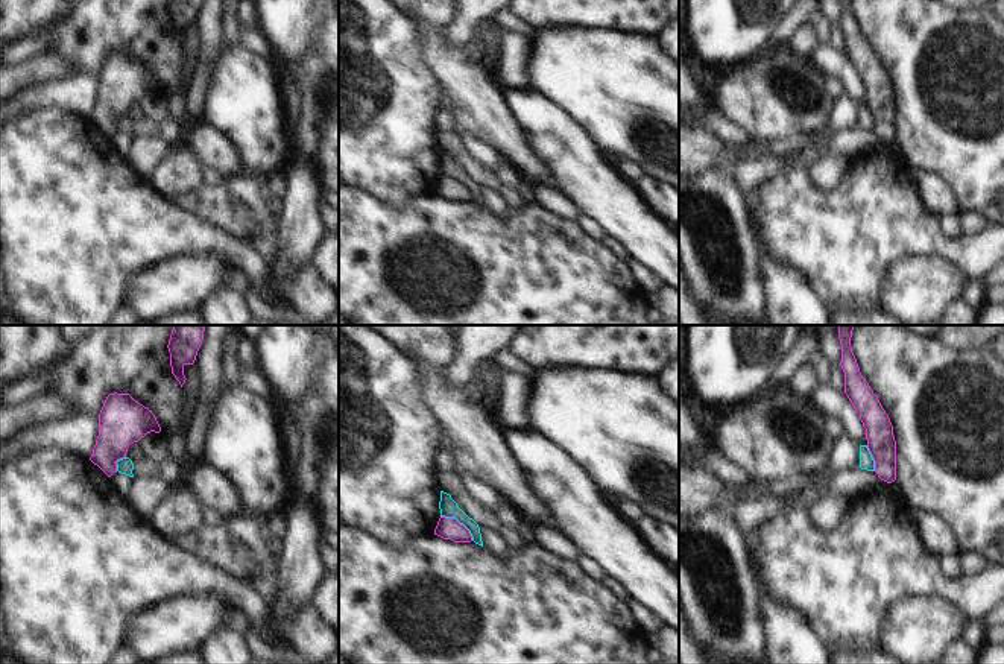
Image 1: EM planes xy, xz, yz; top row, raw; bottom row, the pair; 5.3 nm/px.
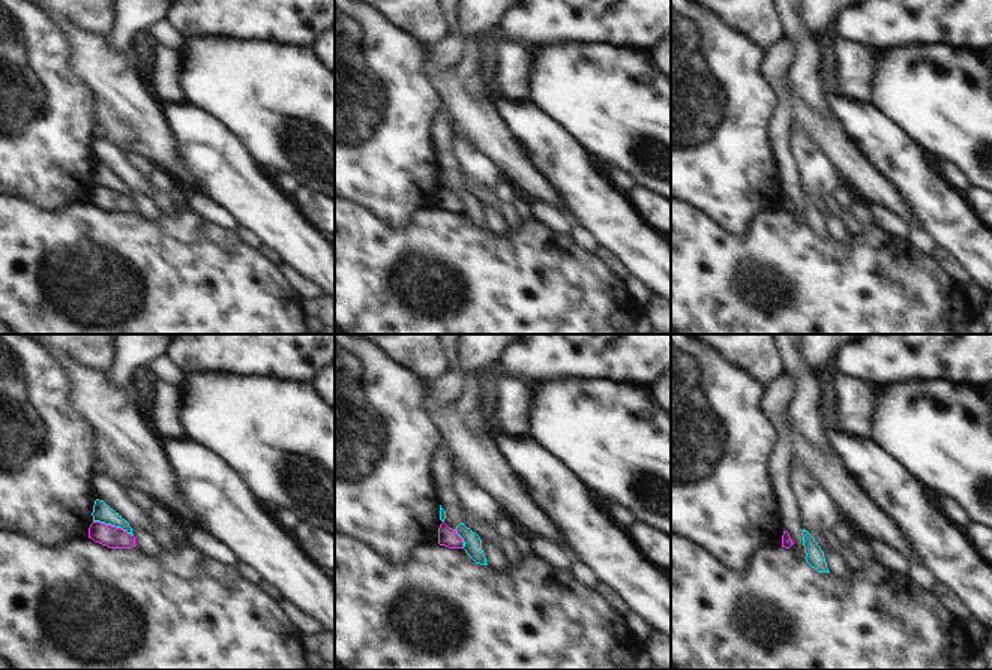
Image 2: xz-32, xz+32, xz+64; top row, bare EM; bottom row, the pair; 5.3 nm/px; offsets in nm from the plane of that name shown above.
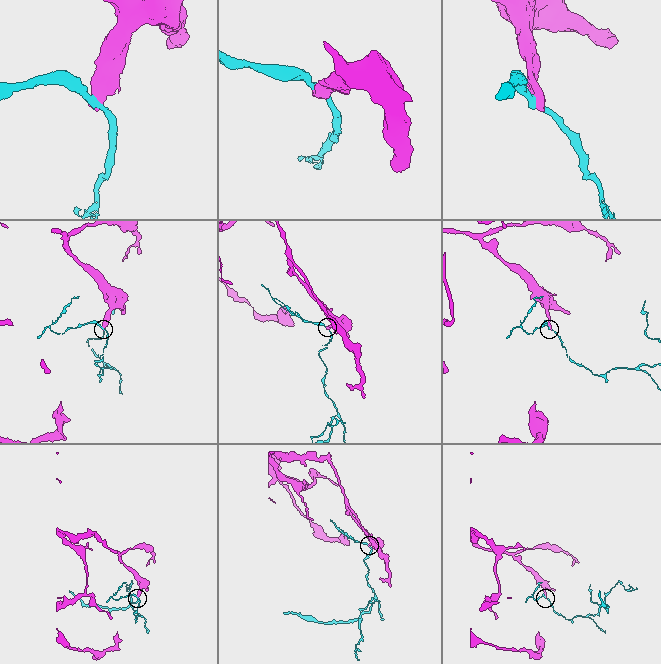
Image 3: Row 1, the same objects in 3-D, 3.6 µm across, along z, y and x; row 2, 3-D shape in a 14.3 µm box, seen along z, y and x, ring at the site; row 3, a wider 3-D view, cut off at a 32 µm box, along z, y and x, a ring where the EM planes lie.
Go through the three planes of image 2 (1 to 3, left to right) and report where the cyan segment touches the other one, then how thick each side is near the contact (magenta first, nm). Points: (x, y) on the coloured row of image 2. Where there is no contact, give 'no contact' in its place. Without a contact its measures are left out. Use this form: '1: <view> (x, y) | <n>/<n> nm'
1: xz-32 (113, 526) | 120/100 nm
2: xz+32 (461, 538) | 100/100 nm
3: no contact

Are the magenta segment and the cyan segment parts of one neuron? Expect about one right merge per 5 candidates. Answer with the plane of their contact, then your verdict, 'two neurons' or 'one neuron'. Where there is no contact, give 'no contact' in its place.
contact in xz; two neurons

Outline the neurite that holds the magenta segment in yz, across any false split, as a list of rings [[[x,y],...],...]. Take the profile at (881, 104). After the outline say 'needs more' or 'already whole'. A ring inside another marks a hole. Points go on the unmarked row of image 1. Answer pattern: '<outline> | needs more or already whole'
[[[840,0],[845,32],[845,53],[866,88],[867,108],[875,120],[875,132],[887,143],[896,140],[896,100],[889,74],[861,35],[851,0]]] | already whole

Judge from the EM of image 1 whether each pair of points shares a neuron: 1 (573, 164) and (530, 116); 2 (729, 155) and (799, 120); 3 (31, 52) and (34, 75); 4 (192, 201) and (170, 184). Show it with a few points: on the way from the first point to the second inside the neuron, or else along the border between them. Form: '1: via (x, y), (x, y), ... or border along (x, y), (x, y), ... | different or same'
1: via (561, 152), (541, 132), (541, 128) | same
2: border along (749, 134), (767, 142) | different
3: border along (47, 50), (15, 66) | different
4: border along (202, 184), (170, 199) | different

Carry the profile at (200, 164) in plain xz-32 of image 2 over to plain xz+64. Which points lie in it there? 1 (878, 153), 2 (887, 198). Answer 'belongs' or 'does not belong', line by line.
1: belongs
2: does not belong

